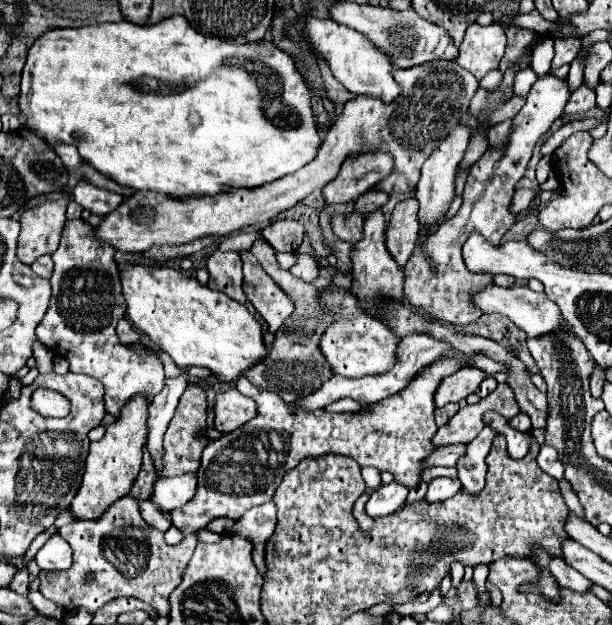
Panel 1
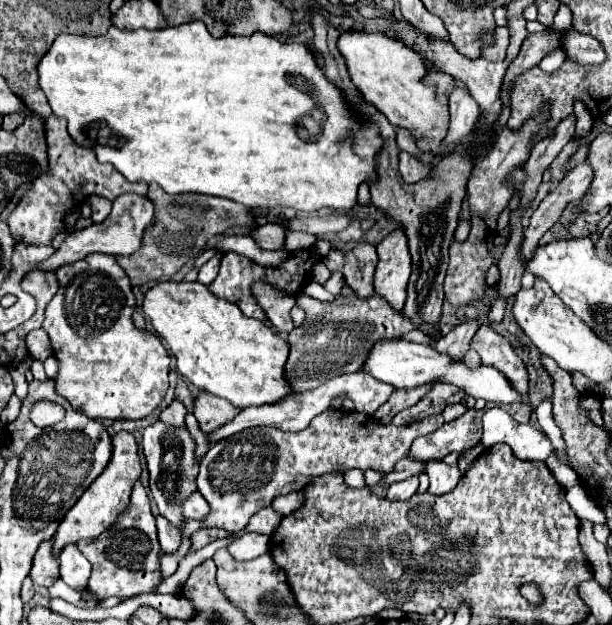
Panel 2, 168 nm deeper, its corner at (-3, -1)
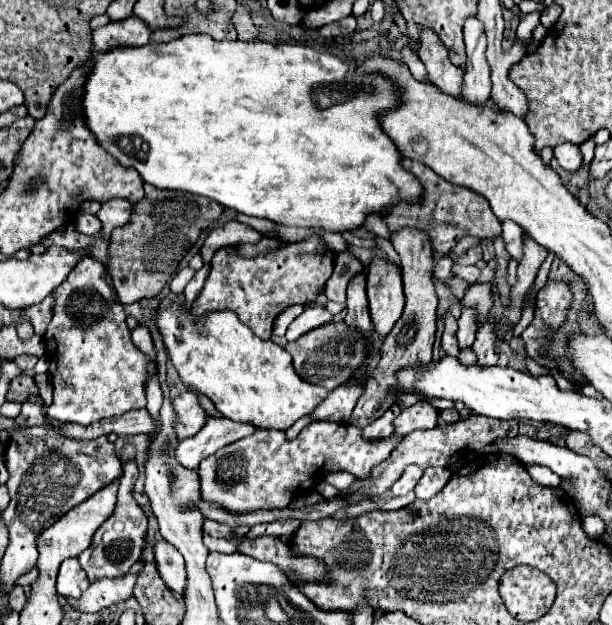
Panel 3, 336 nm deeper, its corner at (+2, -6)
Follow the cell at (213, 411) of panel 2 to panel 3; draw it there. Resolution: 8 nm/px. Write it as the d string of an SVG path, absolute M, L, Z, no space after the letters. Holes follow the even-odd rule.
M191 390L181 392L179 396L175 396L171 404L173 404L173 410L175 410L175 414L177 414L175 434L177 434L179 440L197 434L197 432L205 426L207 414L205 414L205 410L199 406L197 396L195 396Z

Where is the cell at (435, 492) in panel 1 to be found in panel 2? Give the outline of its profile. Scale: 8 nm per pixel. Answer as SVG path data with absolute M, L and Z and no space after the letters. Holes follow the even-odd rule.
M442 461L428 463L426 475L430 477L430 489L428 489L428 493L432 493L432 495L450 493L458 485L458 481L462 477L456 467L450 467L450 465L442 463Z

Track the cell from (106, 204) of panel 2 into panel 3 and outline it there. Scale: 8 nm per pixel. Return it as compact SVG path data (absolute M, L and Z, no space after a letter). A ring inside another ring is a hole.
M79 214L75 228L77 228L77 232L81 232L81 234L95 234L95 232L99 232L101 222L99 222L99 218L93 216L93 214Z

